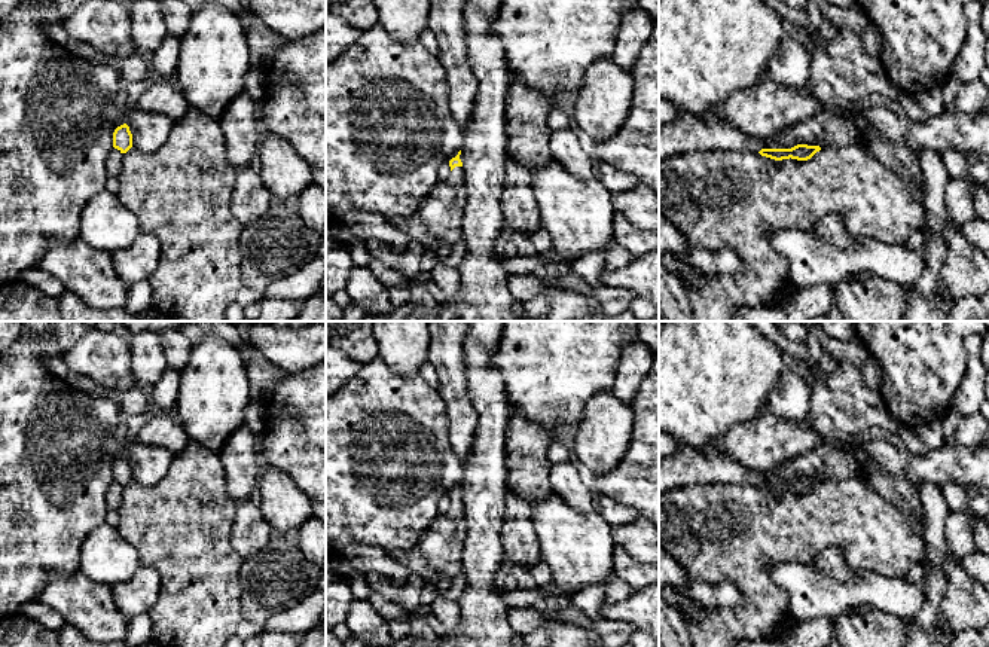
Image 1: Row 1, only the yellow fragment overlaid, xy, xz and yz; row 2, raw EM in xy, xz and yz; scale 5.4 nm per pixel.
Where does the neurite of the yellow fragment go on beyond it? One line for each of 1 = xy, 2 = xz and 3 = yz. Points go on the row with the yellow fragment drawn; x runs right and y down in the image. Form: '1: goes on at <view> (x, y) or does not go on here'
1: does not go on here
2: goes on at xz (437, 220)
3: does not go on here

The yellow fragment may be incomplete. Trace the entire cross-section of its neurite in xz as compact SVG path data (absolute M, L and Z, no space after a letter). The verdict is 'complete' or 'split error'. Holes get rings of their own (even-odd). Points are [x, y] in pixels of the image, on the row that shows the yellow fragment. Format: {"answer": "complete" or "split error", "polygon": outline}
{"answer": "split error", "polygon": "M461 150L449 161L449 177L437 183L436 190L422 199L412 219L391 220L410 239L418 241L425 251L434 250L439 244L454 245L464 239L461 222L467 187L460 155Z"}

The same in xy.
{"answer": "complete", "polygon": "M126 123L117 126L113 132L113 147L126 153L132 147L132 134Z"}

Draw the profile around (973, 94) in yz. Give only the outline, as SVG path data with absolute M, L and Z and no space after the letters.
M980 79L962 82L947 112L973 115L983 109L989 98L989 88Z

